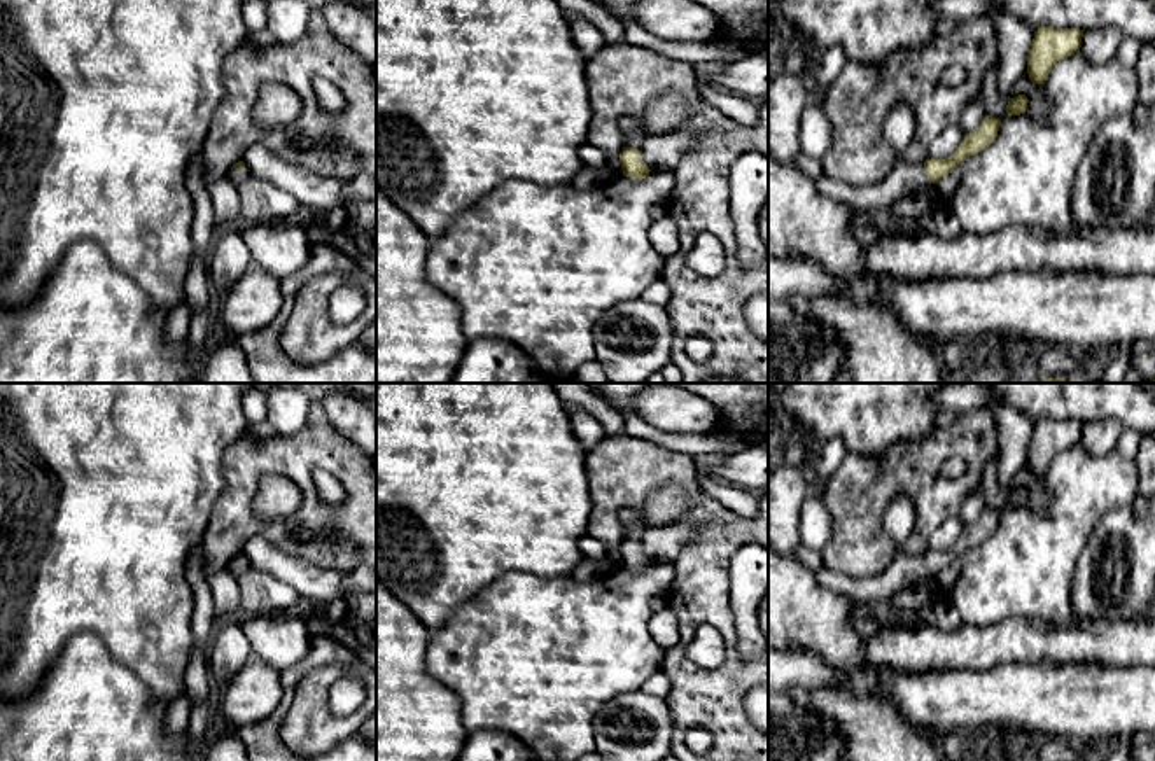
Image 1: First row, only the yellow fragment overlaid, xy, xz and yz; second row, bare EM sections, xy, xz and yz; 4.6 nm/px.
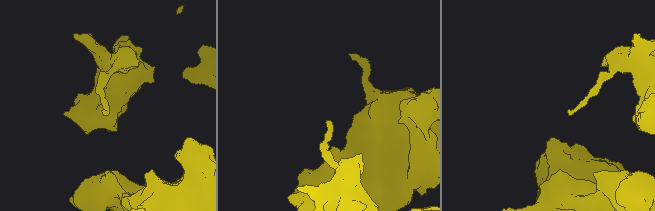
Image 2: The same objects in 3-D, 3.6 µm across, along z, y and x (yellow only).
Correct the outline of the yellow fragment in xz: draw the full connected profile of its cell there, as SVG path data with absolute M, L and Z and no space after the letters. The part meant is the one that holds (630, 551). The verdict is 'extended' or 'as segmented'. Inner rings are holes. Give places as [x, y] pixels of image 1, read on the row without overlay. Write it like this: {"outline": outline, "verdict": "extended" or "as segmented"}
{"outline": "M623 507L618 513L620 521L625 527L625 539L620 544L620 556L623 560L623 567L630 569L632 572L642 572L649 567L649 558L642 553L640 548L640 535L644 530L644 525L632 507Z", "verdict": "extended"}

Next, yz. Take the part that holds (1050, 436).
{"outline": "M1038 420L1027 448L1027 465L1031 474L1045 476L1057 453L1080 444L1083 423L1085 422L1080 420Z", "verdict": "as segmented"}

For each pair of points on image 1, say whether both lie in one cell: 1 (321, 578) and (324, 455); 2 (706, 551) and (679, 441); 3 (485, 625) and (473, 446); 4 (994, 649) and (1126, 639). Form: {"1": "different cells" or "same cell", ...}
{"1": "different cells", "2": "different cells", "3": "different cells", "4": "same cell"}

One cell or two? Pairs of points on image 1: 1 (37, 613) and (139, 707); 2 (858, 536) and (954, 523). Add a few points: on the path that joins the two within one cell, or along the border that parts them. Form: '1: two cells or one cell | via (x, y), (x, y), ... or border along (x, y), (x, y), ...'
1: two cells | border along (109, 649), (93, 634), (76, 634), (44, 674)
2: two cells | border along (958, 515), (952, 515), (930, 536), (926, 548)

